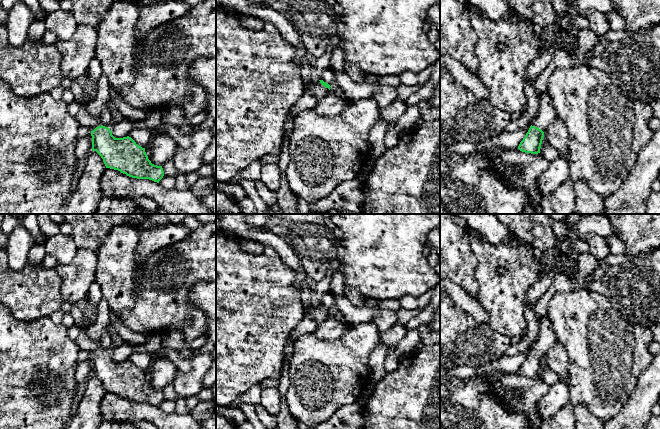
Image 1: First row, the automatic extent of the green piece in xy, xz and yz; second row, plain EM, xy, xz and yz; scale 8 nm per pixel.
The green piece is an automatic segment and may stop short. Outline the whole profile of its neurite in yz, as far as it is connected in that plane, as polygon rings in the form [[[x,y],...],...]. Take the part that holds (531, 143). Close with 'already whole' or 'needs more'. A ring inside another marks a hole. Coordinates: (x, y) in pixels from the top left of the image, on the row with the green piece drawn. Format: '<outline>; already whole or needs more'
[[[549,94],[539,95],[538,101],[538,113],[534,117],[528,132],[518,146],[518,149],[525,153],[540,153],[544,132],[557,118],[556,110]]]; needs more

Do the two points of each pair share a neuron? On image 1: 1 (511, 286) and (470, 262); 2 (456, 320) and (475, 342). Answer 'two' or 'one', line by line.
1: two
2: one

